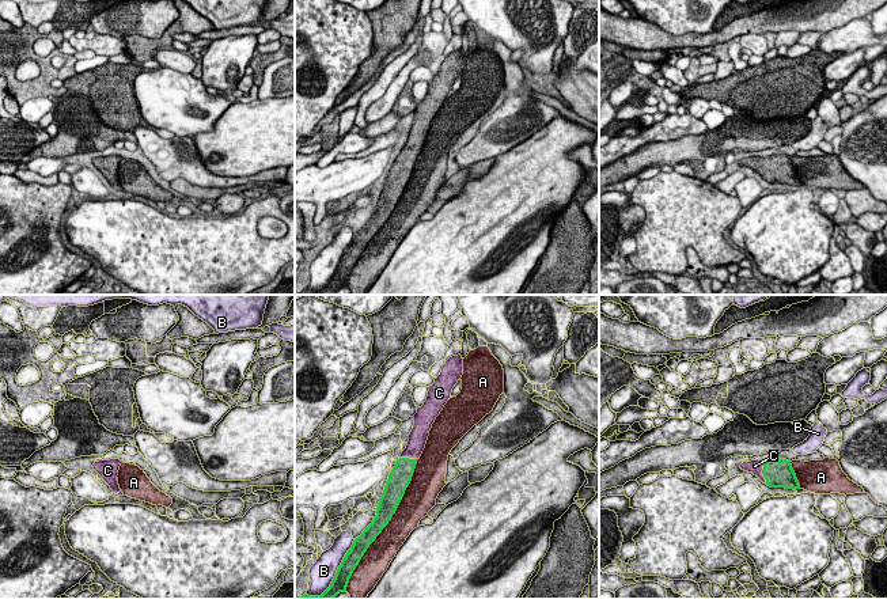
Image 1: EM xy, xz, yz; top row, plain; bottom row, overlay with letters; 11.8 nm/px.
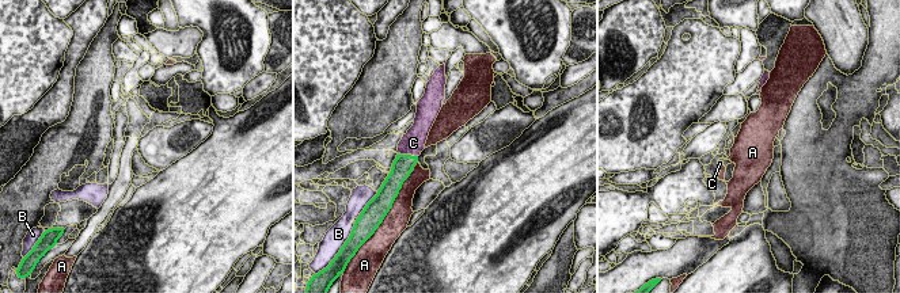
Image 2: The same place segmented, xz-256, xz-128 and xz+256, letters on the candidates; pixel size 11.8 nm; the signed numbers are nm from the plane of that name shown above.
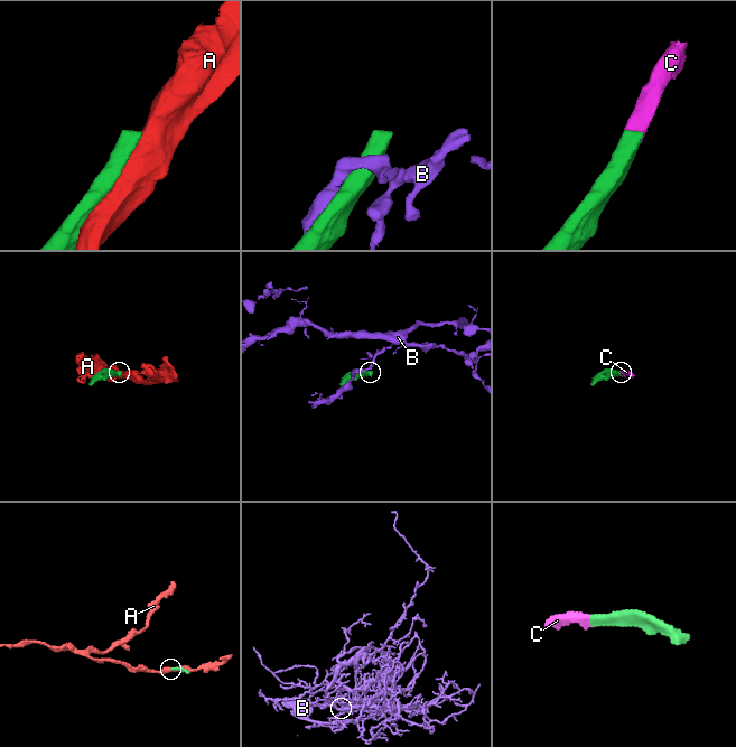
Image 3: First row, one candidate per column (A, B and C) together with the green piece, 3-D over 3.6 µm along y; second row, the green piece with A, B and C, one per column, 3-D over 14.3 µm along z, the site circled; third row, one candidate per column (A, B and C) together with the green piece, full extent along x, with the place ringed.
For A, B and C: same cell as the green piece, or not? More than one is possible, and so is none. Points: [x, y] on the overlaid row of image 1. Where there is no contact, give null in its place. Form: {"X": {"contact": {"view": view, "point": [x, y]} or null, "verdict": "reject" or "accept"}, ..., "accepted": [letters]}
{"A": {"contact": {"view": "xz", "point": [386, 524]}, "verdict": "reject"}, "B": {"contact": {"view": "xz", "point": [330, 584]}, "verdict": "reject"}, "C": {"contact": {"view": "yz", "point": [762, 473]}, "verdict": "accept"}, "accepted": ["C"]}

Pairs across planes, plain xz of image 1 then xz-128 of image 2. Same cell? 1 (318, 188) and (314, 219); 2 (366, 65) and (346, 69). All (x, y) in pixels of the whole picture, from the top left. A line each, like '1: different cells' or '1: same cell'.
1: different cells
2: different cells

